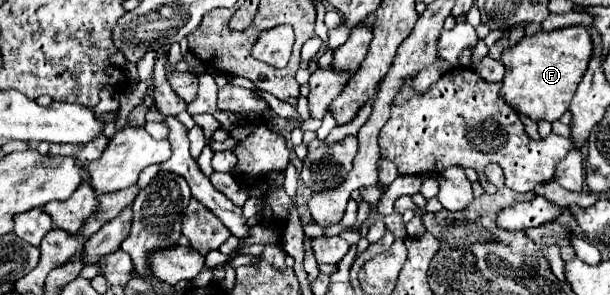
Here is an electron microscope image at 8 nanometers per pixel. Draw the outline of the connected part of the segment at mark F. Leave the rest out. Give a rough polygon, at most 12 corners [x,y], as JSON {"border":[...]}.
{"border":[[588,28],[524,36],[502,52],[502,98],[558,120],[588,62]]}

